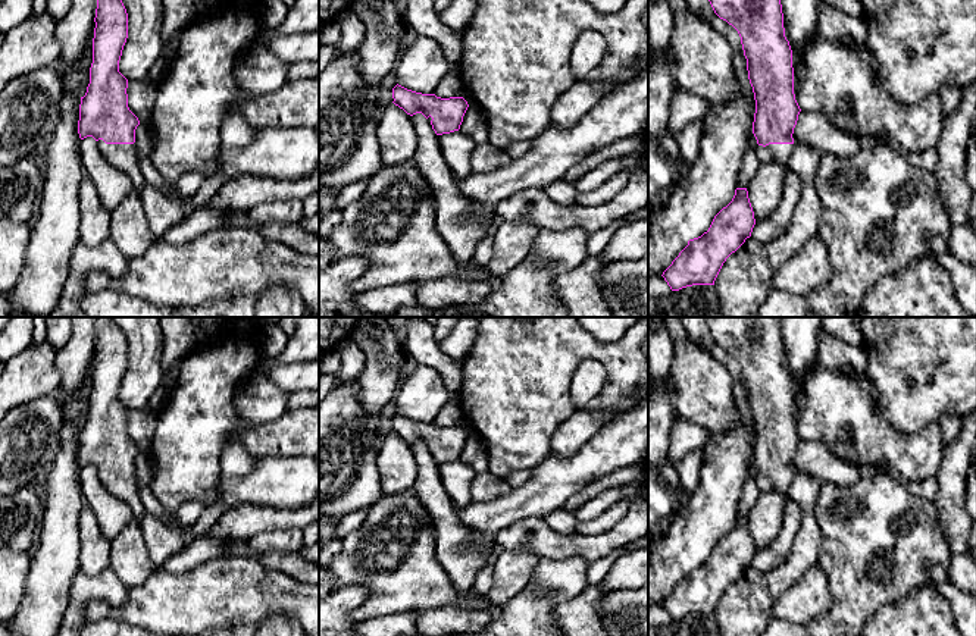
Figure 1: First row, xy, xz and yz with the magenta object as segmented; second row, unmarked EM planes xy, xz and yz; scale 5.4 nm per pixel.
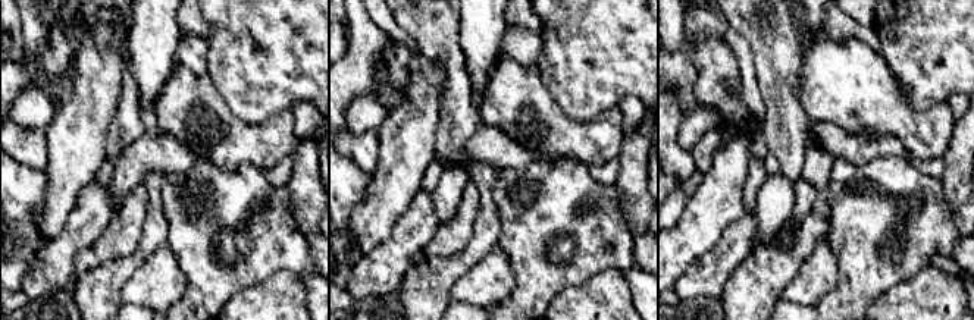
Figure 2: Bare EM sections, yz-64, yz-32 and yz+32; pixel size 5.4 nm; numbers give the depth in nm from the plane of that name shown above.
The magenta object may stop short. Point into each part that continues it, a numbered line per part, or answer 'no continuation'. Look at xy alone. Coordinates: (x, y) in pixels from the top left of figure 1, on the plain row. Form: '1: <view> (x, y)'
1: xy (121, 485)

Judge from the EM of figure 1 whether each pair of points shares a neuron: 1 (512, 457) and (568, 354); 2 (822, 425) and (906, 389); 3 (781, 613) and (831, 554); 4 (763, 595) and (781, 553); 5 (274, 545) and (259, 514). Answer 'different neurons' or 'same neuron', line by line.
1: same neuron
2: different neurons
3: different neurons
4: different neurons
5: different neurons

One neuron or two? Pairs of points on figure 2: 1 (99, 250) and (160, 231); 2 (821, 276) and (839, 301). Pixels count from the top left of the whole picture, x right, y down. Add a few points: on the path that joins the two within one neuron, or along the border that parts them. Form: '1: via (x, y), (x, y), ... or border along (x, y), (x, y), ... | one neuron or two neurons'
1: border along (149, 203), (138, 245), (131, 253), (115, 260) | two neurons
2: border along (836, 257), (839, 284), (817, 304) | two neurons

